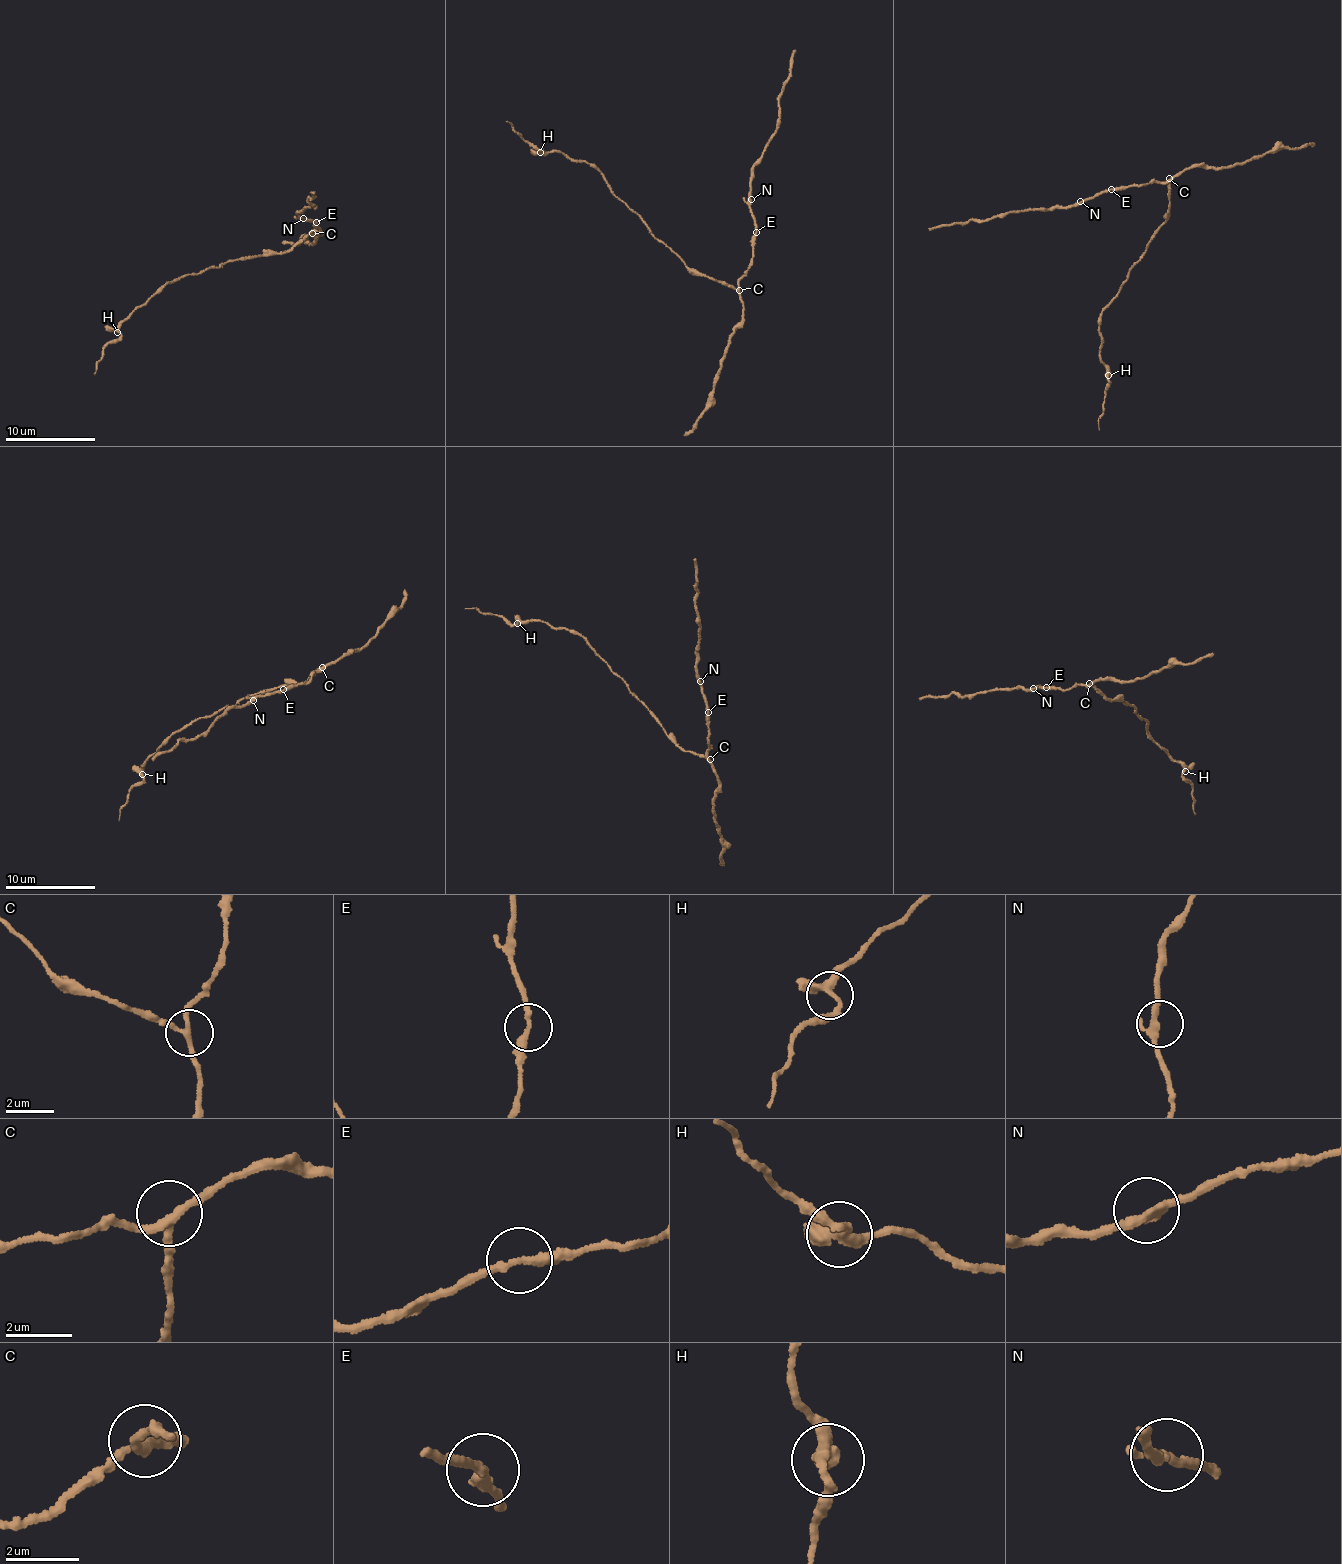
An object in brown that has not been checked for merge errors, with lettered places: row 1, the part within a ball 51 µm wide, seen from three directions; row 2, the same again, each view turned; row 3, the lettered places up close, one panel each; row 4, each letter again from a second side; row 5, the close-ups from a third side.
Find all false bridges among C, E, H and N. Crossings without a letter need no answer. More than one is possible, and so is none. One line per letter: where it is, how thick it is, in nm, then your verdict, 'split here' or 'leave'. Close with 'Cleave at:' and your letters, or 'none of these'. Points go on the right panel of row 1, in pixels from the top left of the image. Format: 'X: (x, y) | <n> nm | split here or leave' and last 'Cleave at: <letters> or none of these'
C: (1169, 178) | 240 nm | leave
E: (1111, 189) | 240 nm | leave
H: (1108, 375) | 320 nm | leave
N: (1080, 201) | 240 nm | leave
Cleave at: none of these

